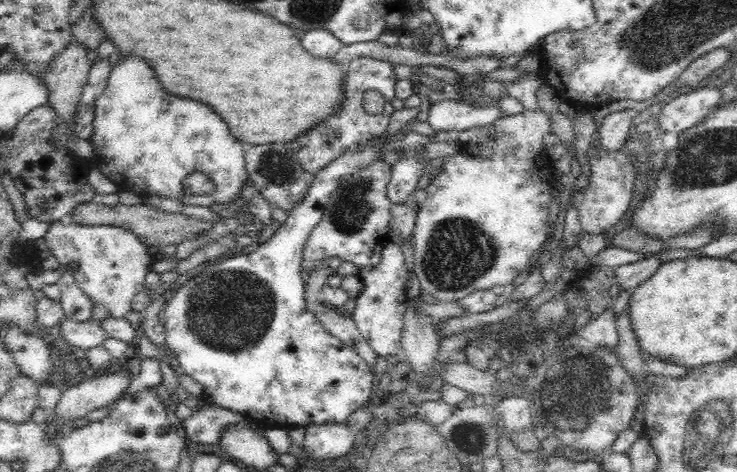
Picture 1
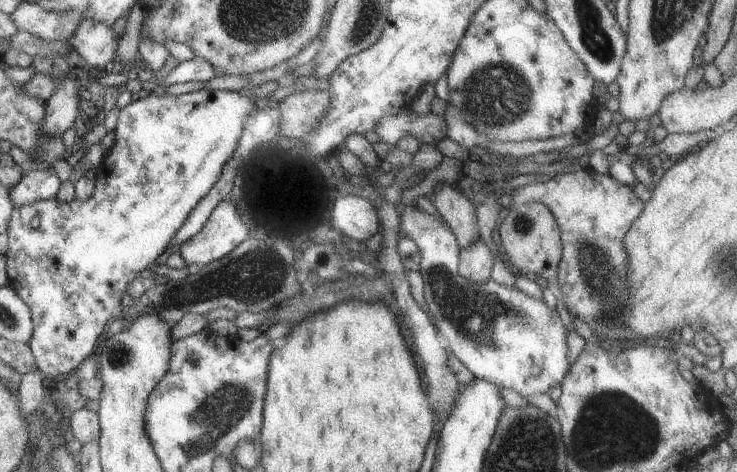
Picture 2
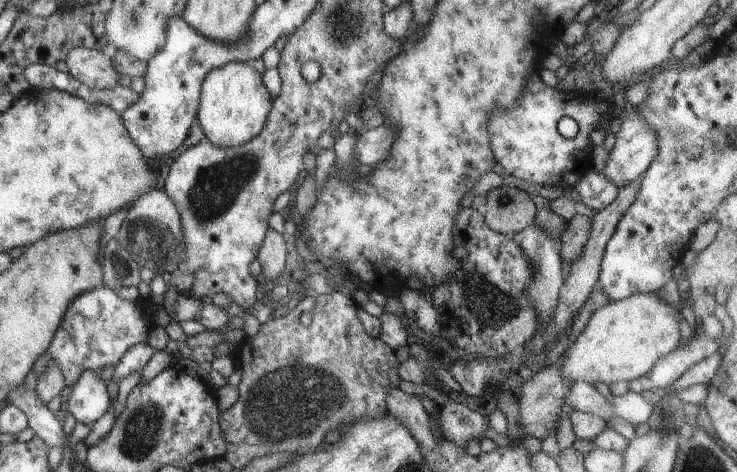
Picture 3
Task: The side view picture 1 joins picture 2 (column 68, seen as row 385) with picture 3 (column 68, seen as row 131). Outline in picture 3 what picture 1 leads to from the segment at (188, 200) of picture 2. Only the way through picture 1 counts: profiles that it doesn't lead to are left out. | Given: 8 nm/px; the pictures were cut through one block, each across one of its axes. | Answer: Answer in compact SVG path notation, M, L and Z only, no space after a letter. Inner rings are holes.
M83 370L66 400L66 410L77 422L90 426L109 408L107 382L103 381L97 370Z

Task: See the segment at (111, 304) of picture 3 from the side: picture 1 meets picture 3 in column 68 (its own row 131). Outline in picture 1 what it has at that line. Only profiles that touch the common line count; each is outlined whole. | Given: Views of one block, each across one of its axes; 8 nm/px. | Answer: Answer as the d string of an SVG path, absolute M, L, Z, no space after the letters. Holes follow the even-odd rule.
M360 57L351 60L348 67L344 68L344 80L342 80L342 98L338 106L328 114L322 122L314 124L310 130L301 132L290 142L292 150L296 153L301 167L310 174L315 175L322 167L326 166L332 159L340 156L352 144L365 142L386 133L390 127L390 114L393 112L390 104L394 98L395 75L391 65L387 61L374 60L368 57ZM368 90L377 90L384 97L386 104L382 112L368 114L364 111L362 100L364 93Z

